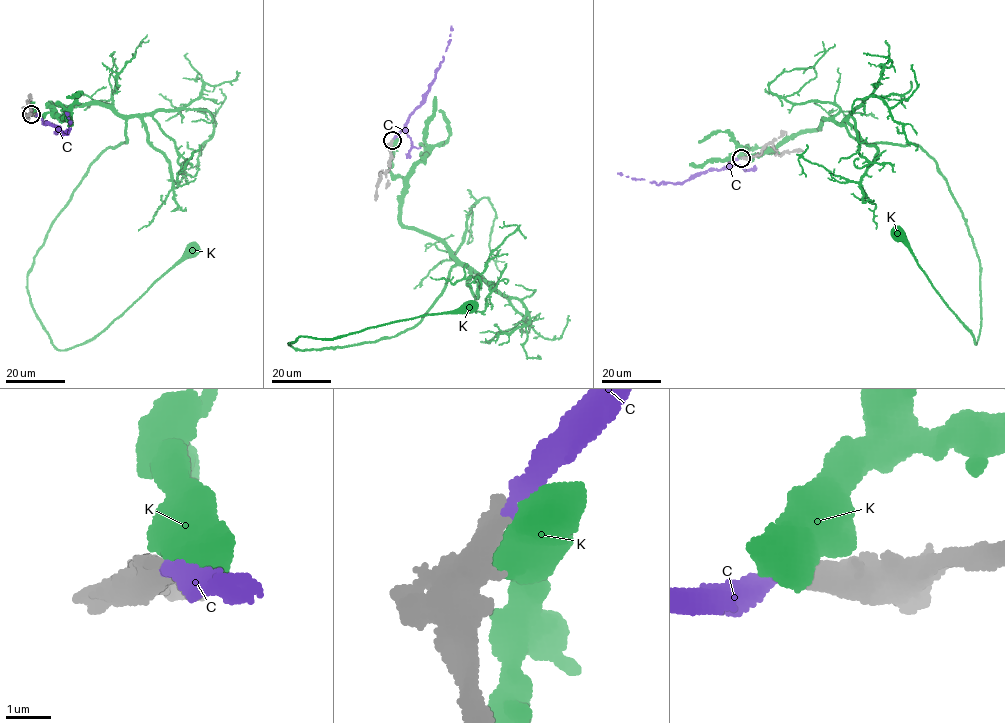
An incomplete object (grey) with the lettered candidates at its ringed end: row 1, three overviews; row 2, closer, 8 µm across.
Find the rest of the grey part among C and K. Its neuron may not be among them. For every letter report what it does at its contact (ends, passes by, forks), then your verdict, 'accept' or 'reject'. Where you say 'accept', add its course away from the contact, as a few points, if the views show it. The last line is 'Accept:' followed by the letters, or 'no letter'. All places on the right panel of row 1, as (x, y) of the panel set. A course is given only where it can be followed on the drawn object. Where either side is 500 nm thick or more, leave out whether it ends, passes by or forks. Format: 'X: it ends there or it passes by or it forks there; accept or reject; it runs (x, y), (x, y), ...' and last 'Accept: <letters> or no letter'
C: accept; it runs (741, 157), (733, 158), (726, 167), (710, 169), (685, 181), (657, 184), (617, 173)
K: reject
Accept: C

